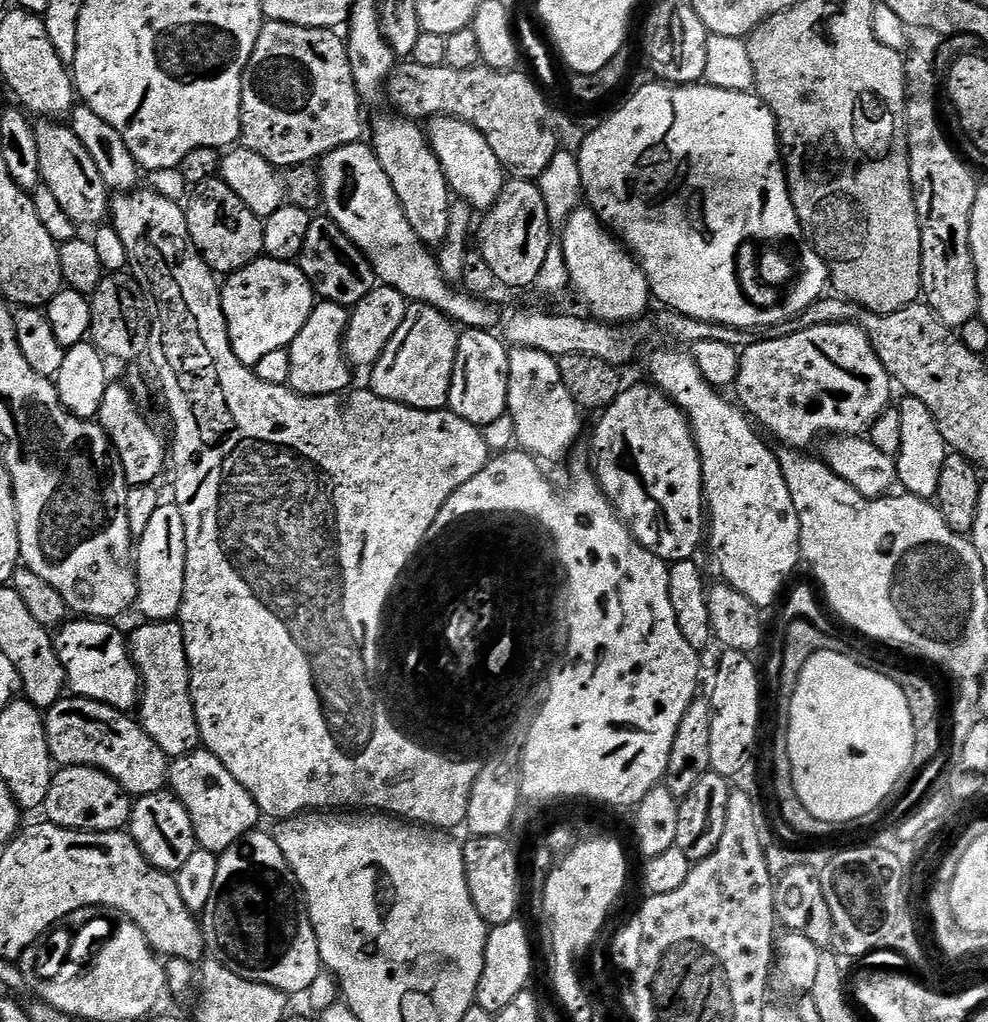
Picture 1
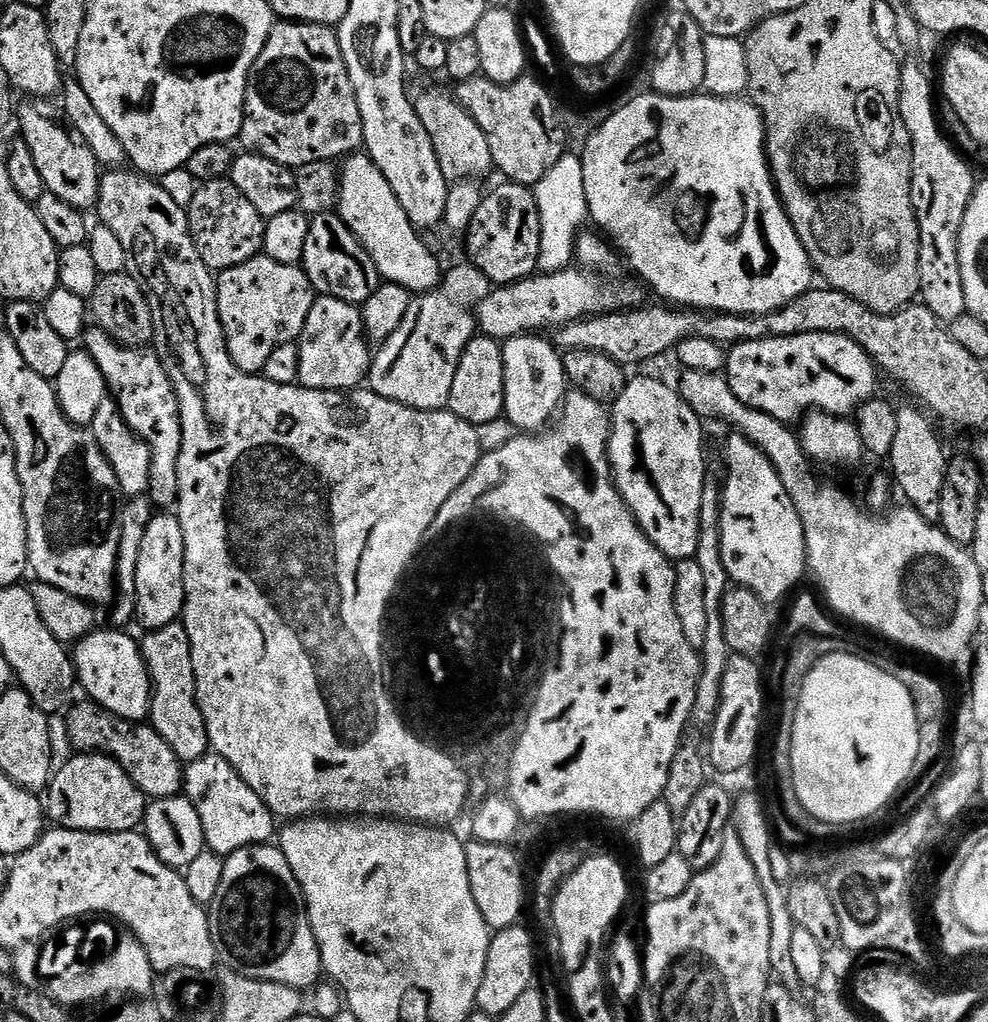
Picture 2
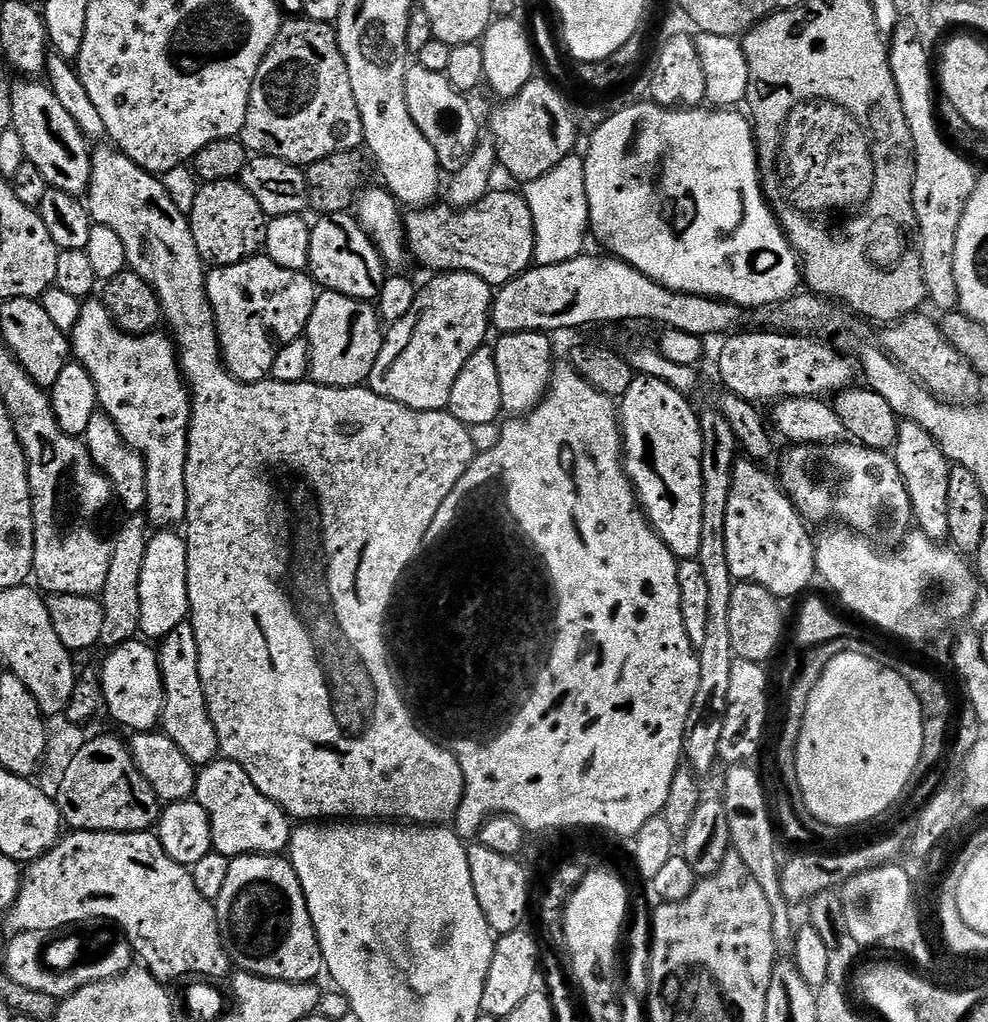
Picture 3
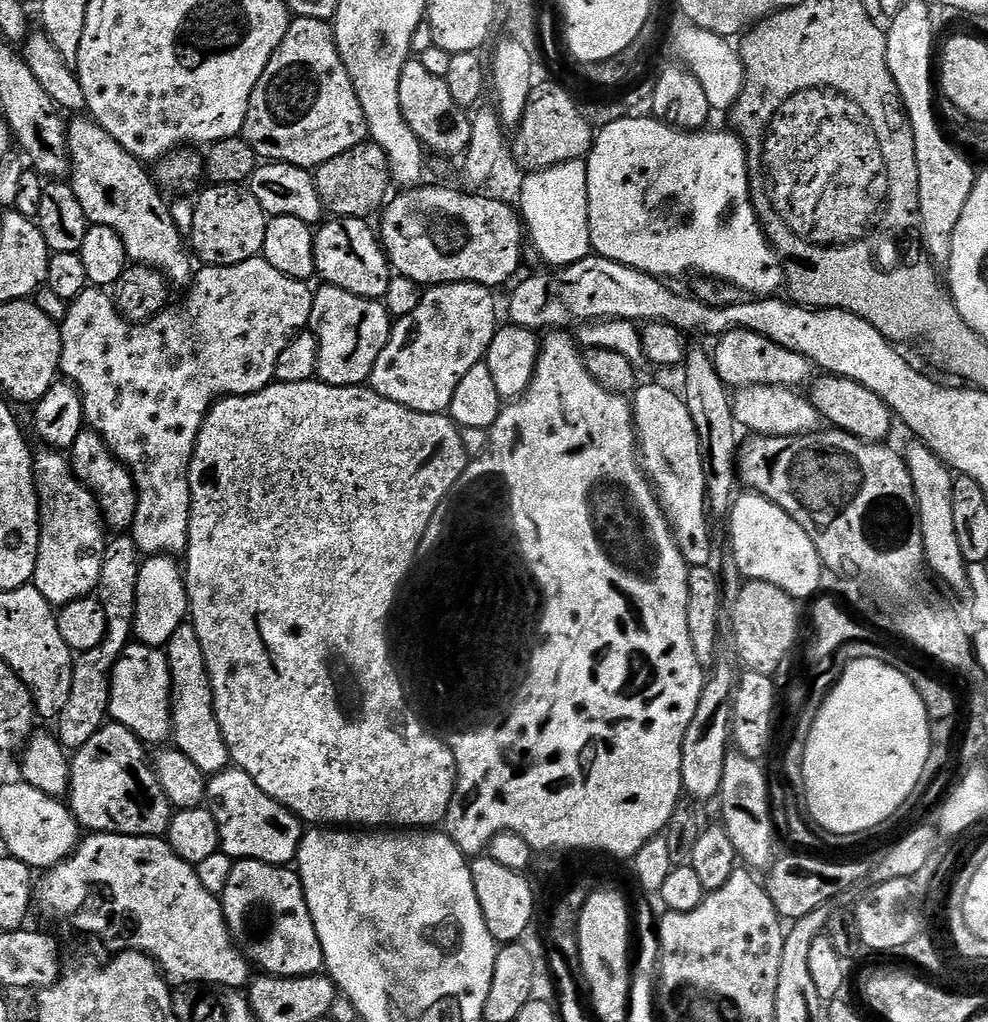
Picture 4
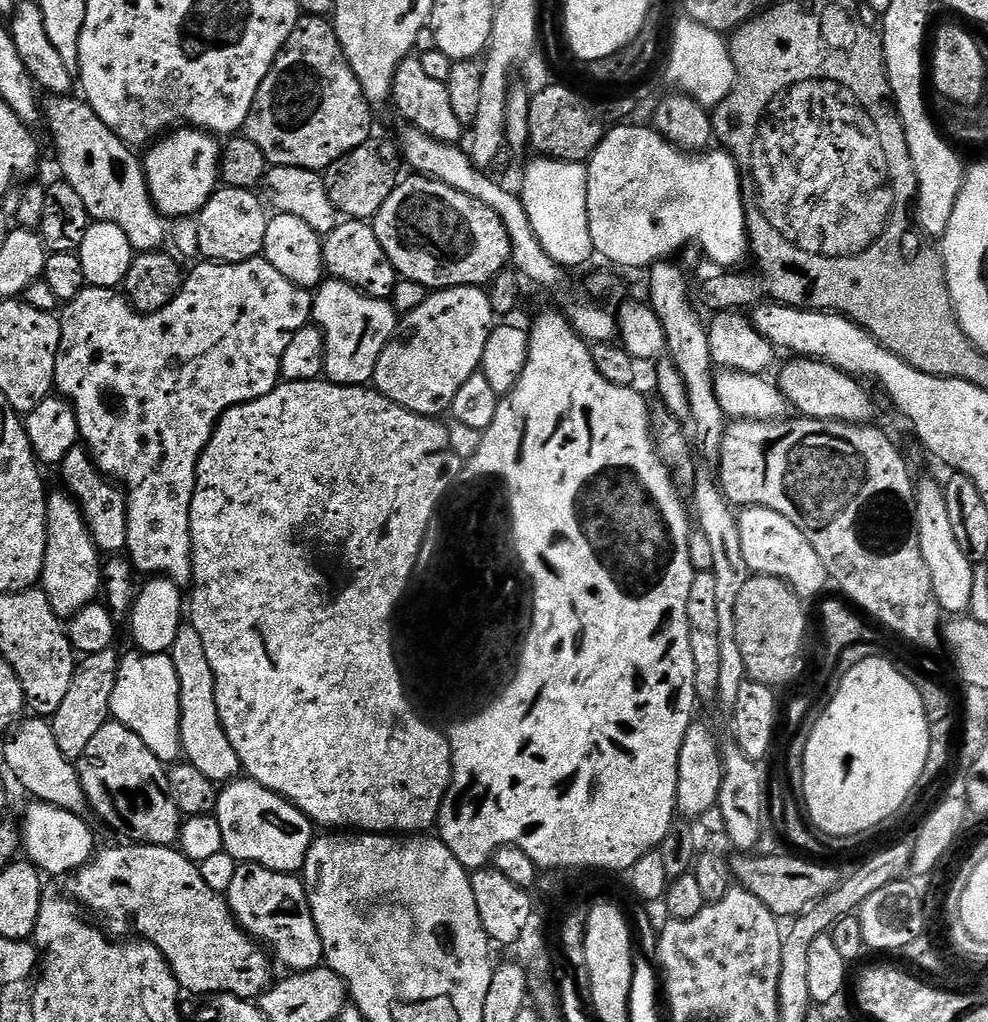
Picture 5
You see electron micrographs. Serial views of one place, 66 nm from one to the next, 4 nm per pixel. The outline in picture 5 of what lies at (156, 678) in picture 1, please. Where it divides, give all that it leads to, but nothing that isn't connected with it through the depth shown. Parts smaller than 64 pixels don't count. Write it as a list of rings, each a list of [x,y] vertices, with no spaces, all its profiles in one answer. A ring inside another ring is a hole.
[[[191,622],[181,623],[178,638],[174,638],[174,646],[170,653],[174,668],[178,670],[180,686],[180,747],[183,759],[194,765],[206,778],[210,778],[217,786],[223,786],[239,777],[242,769],[238,750],[230,746],[230,738],[222,726],[222,718],[218,716],[216,701],[216,682],[214,670],[206,658],[206,649],[198,630],[194,630]]]

